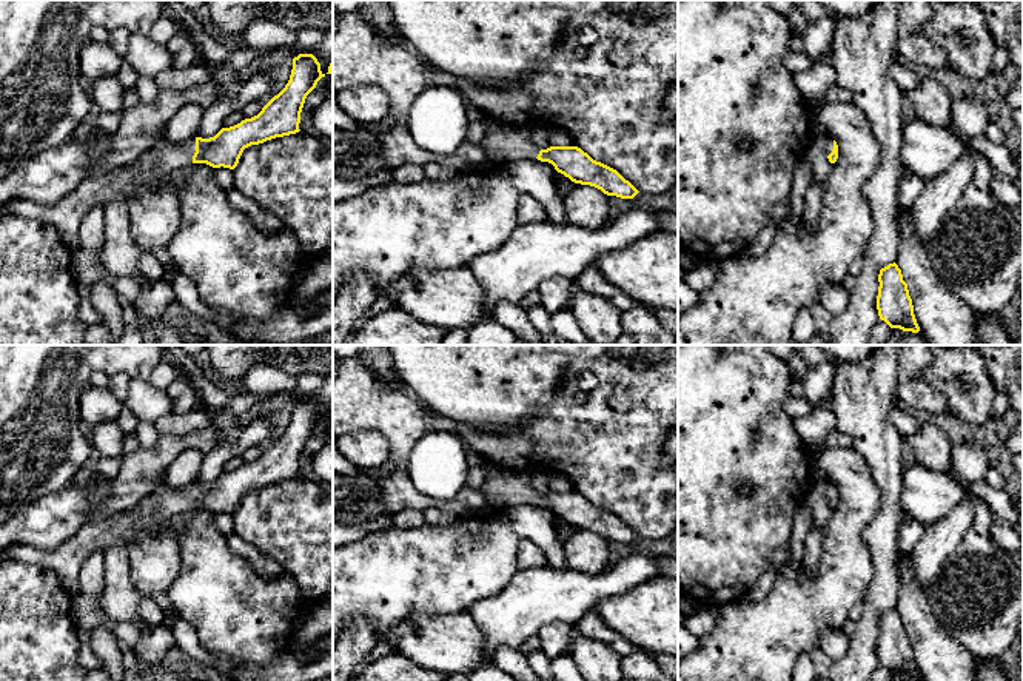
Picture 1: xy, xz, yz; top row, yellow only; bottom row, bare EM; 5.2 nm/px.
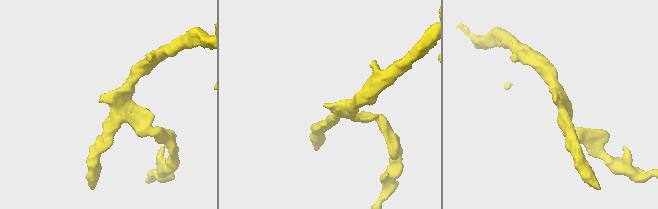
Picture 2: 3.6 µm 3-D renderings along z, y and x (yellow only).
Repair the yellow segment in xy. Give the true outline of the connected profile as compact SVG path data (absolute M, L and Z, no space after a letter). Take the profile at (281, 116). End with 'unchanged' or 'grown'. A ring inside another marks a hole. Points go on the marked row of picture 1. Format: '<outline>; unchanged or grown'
M299 54L293 59L285 88L257 116L222 128L210 139L196 137L182 143L160 139L136 163L85 179L75 191L55 205L12 200L5 203L3 214L51 223L71 251L79 250L80 225L91 208L105 206L111 200L128 200L142 186L191 163L234 169L245 148L299 133L305 99L322 77L325 74L317 59L313 54Z; grown

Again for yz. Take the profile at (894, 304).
M894 262L881 268L878 282L877 310L880 319L891 328L918 333L912 299L898 265Z; unchanged

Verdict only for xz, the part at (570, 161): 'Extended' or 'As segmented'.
Extended

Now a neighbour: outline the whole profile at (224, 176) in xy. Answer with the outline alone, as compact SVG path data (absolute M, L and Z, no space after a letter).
M214 168L214 179L225 193L234 188L234 171L230 168Z

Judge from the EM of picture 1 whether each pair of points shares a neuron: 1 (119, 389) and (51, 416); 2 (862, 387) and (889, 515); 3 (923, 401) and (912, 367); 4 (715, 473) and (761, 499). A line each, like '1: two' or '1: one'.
1: two
2: one
3: one
4: one

